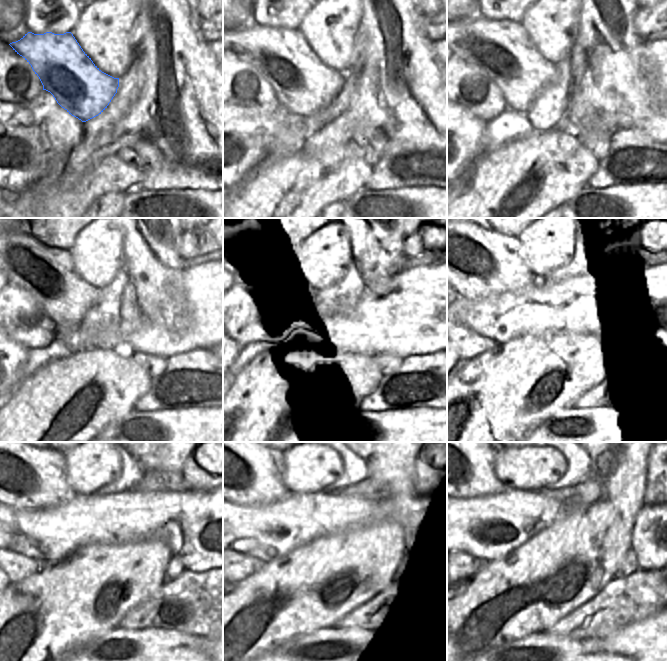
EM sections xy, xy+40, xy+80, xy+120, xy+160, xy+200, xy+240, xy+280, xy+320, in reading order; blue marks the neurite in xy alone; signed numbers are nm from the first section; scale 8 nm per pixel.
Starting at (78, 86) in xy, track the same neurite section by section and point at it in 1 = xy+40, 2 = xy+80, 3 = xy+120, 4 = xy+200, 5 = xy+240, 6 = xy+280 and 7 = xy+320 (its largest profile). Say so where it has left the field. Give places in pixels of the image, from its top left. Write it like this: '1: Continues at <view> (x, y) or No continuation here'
1: Continues at xy+40 (303, 85)
2: Continues at xy+80 (501, 48)
3: Continues at xy+120 (45, 271)
4: Continues at xy+200 (476, 262)
5: Continues at xy+240 (20, 476)
6: Continues at xy+280 (244, 472)
7: Continues at xy+320 (467, 462).

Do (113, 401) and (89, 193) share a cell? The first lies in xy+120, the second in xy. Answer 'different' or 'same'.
same

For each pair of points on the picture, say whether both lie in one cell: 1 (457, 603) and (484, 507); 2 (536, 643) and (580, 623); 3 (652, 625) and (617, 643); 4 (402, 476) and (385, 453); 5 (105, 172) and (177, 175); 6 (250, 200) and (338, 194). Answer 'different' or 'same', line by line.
1: different
2: different
3: same
4: different
5: different
6: same

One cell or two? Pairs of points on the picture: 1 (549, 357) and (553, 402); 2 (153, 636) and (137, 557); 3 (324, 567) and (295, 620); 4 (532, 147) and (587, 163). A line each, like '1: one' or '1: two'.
1: one
2: two
3: one
4: one

